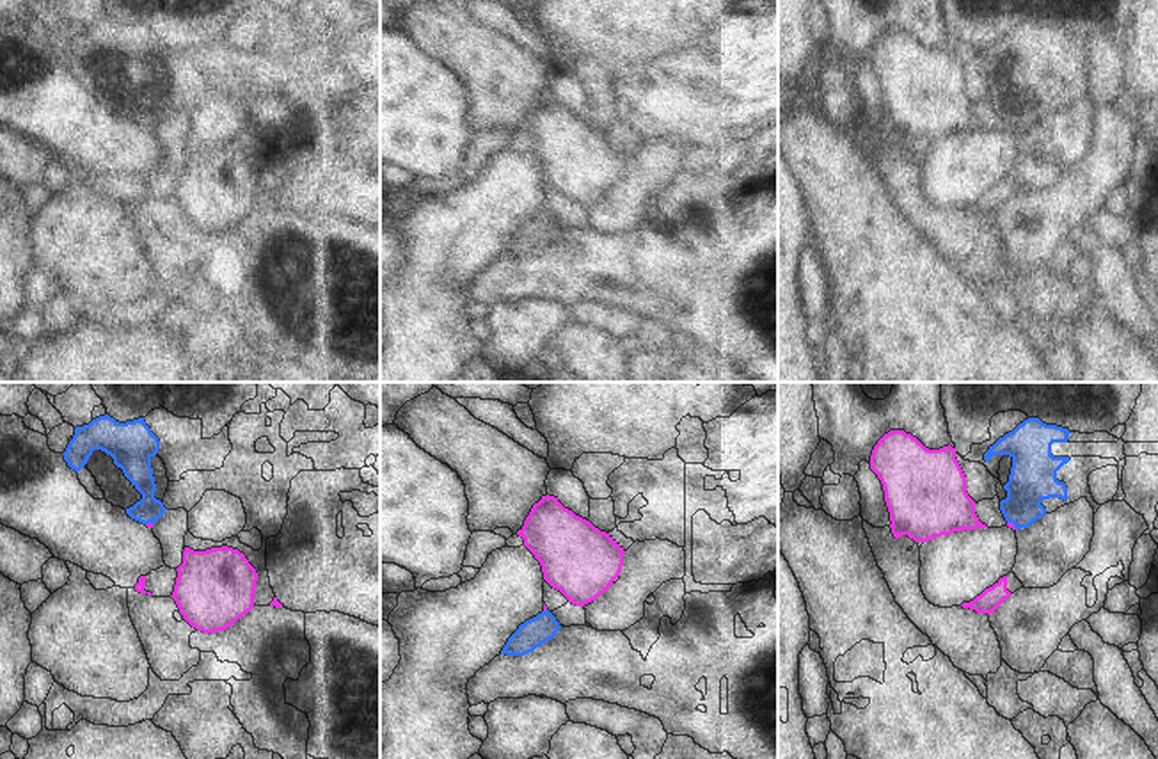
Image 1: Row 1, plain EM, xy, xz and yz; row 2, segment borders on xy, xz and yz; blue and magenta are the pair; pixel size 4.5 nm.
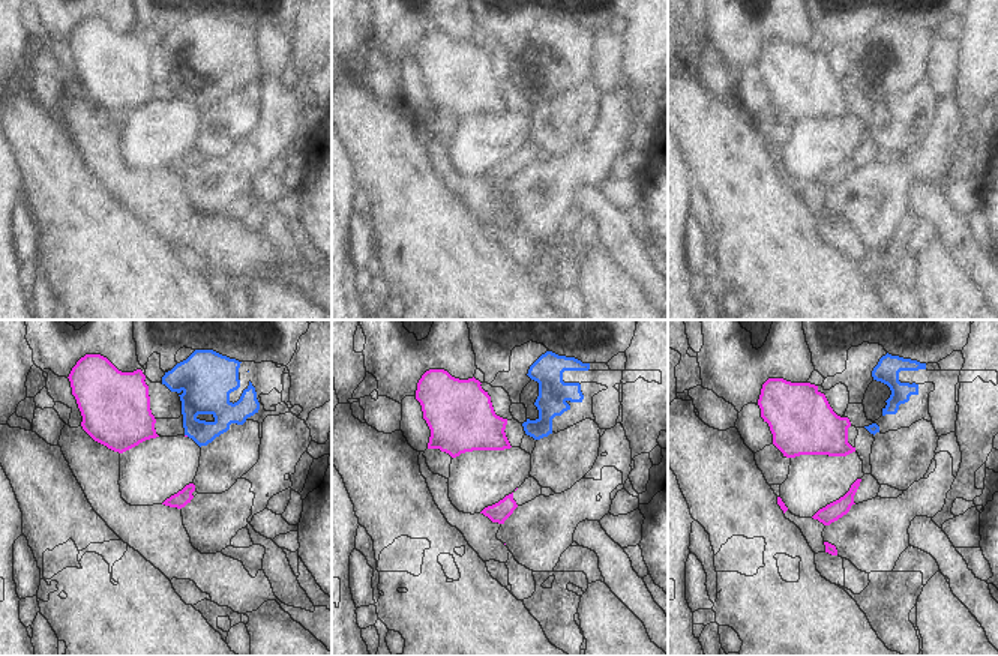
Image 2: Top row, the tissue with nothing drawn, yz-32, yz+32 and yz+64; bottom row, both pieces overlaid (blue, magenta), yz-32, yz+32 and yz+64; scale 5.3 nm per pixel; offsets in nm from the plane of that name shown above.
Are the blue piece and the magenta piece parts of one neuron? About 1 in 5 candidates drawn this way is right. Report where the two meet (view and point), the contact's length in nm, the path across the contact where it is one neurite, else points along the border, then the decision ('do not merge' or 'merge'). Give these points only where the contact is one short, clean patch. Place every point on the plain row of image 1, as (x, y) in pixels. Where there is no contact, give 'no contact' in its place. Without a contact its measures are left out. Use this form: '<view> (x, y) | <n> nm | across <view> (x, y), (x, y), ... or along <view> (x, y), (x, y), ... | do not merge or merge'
yz (1013, 125) | 60 nm | along yz (1007, 123), (1016, 130) | do not merge

